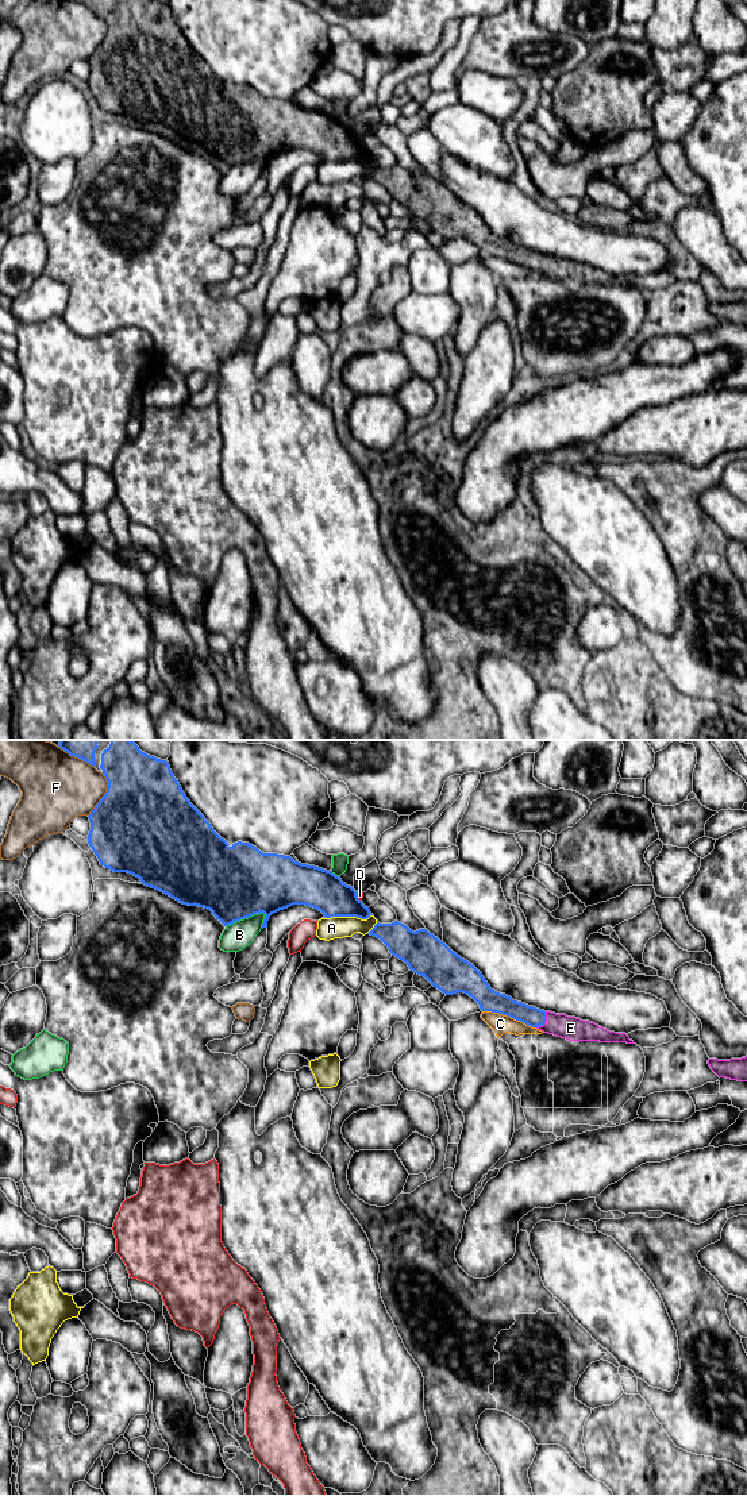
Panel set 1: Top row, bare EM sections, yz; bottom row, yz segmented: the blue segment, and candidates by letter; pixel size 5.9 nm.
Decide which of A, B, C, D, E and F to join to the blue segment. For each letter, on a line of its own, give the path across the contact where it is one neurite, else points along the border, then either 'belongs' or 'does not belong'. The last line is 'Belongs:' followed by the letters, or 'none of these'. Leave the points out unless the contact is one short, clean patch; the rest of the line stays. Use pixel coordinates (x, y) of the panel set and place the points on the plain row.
A: does not belong
B: does not belong
C: does not belong
D: does not belong
E: runs through yz (534, 261), (545, 265), (570, 272); belongs
F: does not belong
Belongs: E

